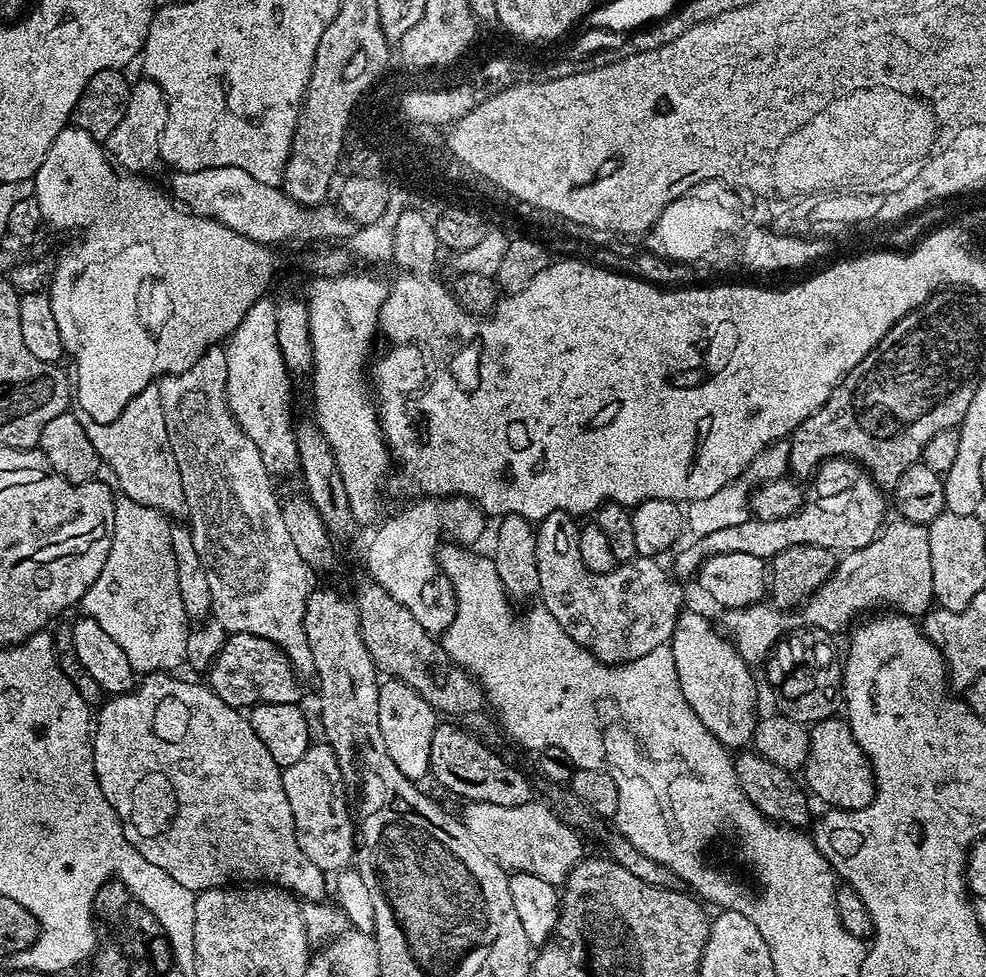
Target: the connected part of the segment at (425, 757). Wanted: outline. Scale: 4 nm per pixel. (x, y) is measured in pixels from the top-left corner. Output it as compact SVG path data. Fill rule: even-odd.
M385 679L380 685L378 694L378 726L382 726L382 738L386 741L386 750L390 758L394 758L394 766L406 774L406 778L413 782L420 782L425 775L429 775L432 767L430 746L434 742L434 730L438 723L438 713L431 708L410 686L401 680Z

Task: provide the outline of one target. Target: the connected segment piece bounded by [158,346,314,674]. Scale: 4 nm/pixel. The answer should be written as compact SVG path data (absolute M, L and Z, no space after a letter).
M217 346L209 348L190 370L165 376L158 384L174 462L178 462L178 474L182 474L184 505L187 515L192 515L194 550L198 550L198 558L202 558L210 582L214 619L222 622L225 633L254 634L274 642L283 648L297 673L311 673L312 655L304 629L308 593L314 588L308 581L310 569L302 554L298 554L298 546L290 539L290 530L286 530L280 509L281 497L276 496L276 488L272 485L273 473L269 472L266 462L262 462L258 446L250 442L228 405L226 380L227 351Z

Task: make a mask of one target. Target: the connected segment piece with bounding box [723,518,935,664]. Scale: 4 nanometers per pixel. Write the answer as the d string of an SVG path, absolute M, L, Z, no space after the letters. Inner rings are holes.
M903 518L895 519L891 519L866 547L845 553L819 590L799 609L780 609L766 602L727 609L723 613L723 627L740 657L749 664L761 663L781 637L798 628L818 628L839 634L850 621L849 626L858 618L856 616L876 606L890 604L895 611L913 618L929 611L935 596L928 527Z

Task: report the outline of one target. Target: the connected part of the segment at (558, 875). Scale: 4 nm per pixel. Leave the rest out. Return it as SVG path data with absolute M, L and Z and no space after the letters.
M473 800L463 805L462 819L474 842L509 873L534 874L557 886L563 885L574 866L582 858L581 833L562 822L547 803L533 802L526 806L494 806L494 802Z

